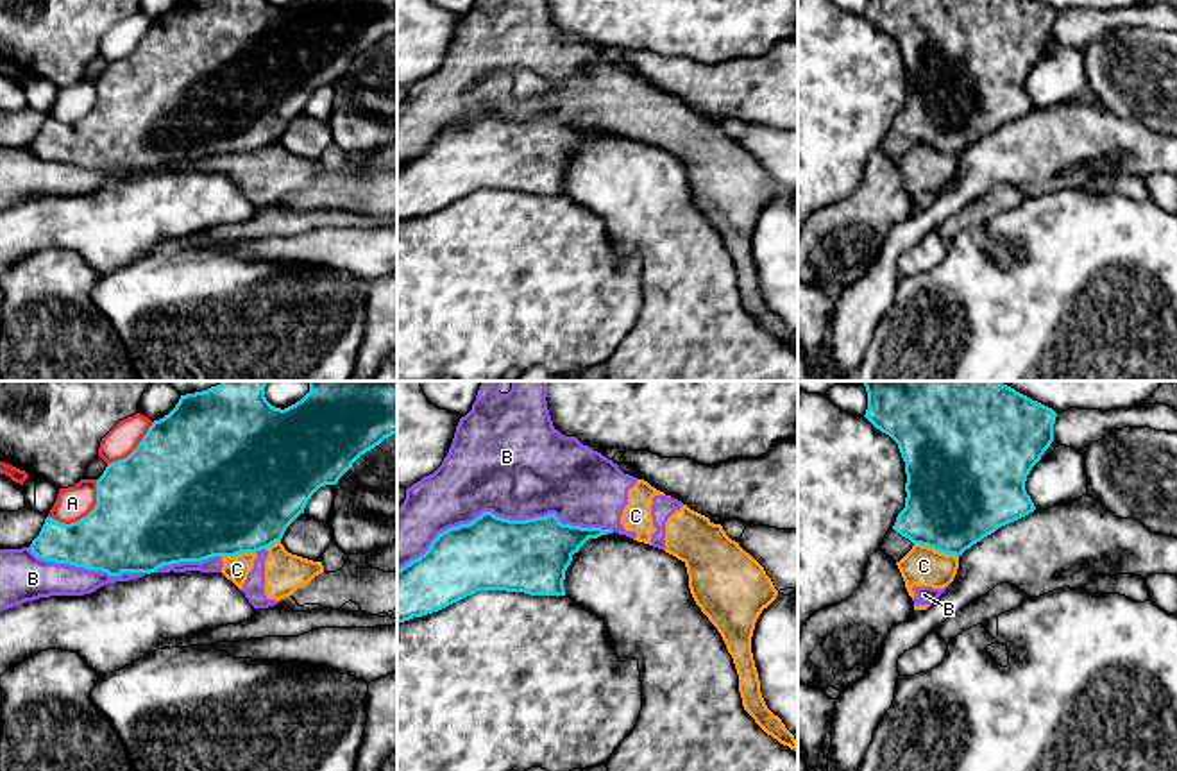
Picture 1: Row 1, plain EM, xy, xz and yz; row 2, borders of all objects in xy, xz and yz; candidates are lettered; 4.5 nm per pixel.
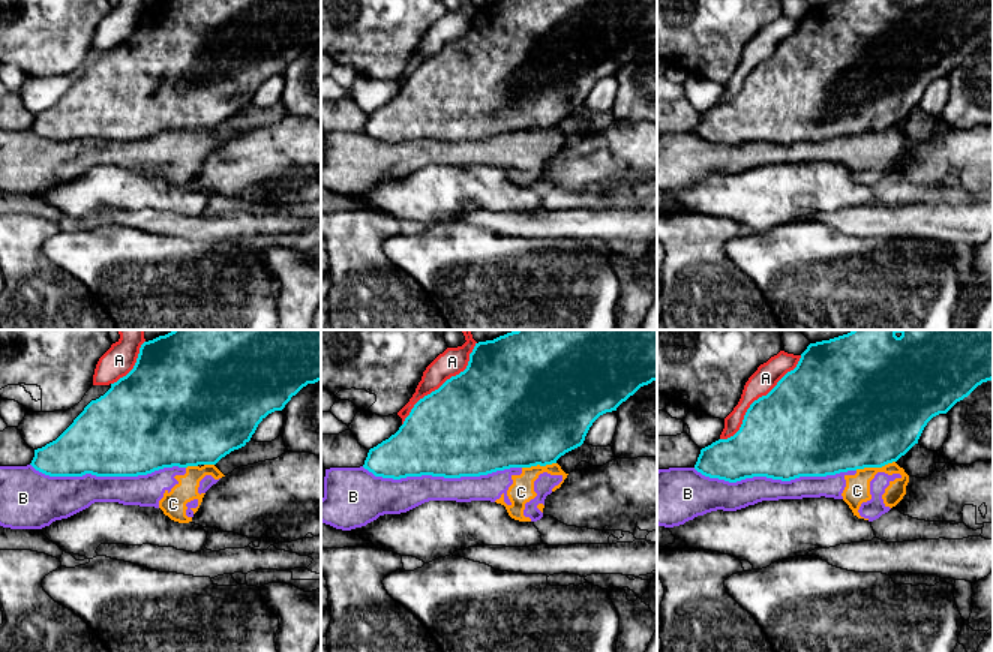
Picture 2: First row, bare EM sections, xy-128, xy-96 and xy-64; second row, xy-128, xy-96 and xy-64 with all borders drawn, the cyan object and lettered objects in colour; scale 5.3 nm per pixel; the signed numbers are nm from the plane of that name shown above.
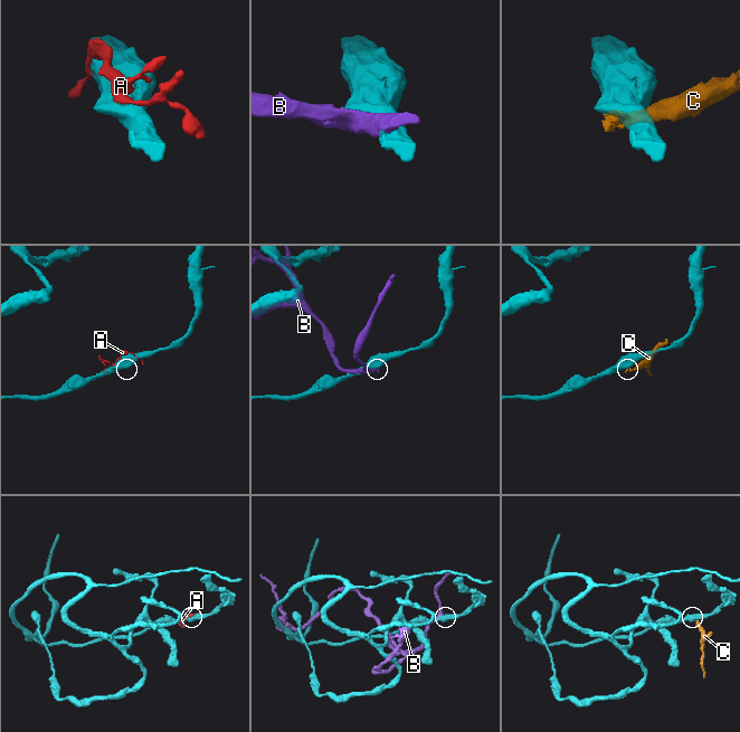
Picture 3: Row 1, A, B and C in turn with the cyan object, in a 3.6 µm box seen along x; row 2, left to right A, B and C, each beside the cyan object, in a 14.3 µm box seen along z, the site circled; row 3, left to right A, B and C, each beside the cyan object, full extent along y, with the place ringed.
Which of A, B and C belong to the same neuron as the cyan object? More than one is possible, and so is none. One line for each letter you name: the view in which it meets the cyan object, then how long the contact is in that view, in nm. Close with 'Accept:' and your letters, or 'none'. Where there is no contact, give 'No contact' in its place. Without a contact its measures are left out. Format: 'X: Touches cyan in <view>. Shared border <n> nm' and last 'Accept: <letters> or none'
Accept: none

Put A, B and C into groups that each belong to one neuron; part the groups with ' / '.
A / B C

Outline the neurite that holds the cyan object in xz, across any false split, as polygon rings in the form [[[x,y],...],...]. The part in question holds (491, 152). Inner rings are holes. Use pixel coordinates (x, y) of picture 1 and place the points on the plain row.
[[[483,111],[469,123],[436,134],[429,148],[397,170],[397,222],[438,211],[479,190],[565,195],[565,170],[588,138],[614,132],[601,127],[562,123],[555,113],[510,120]]]

